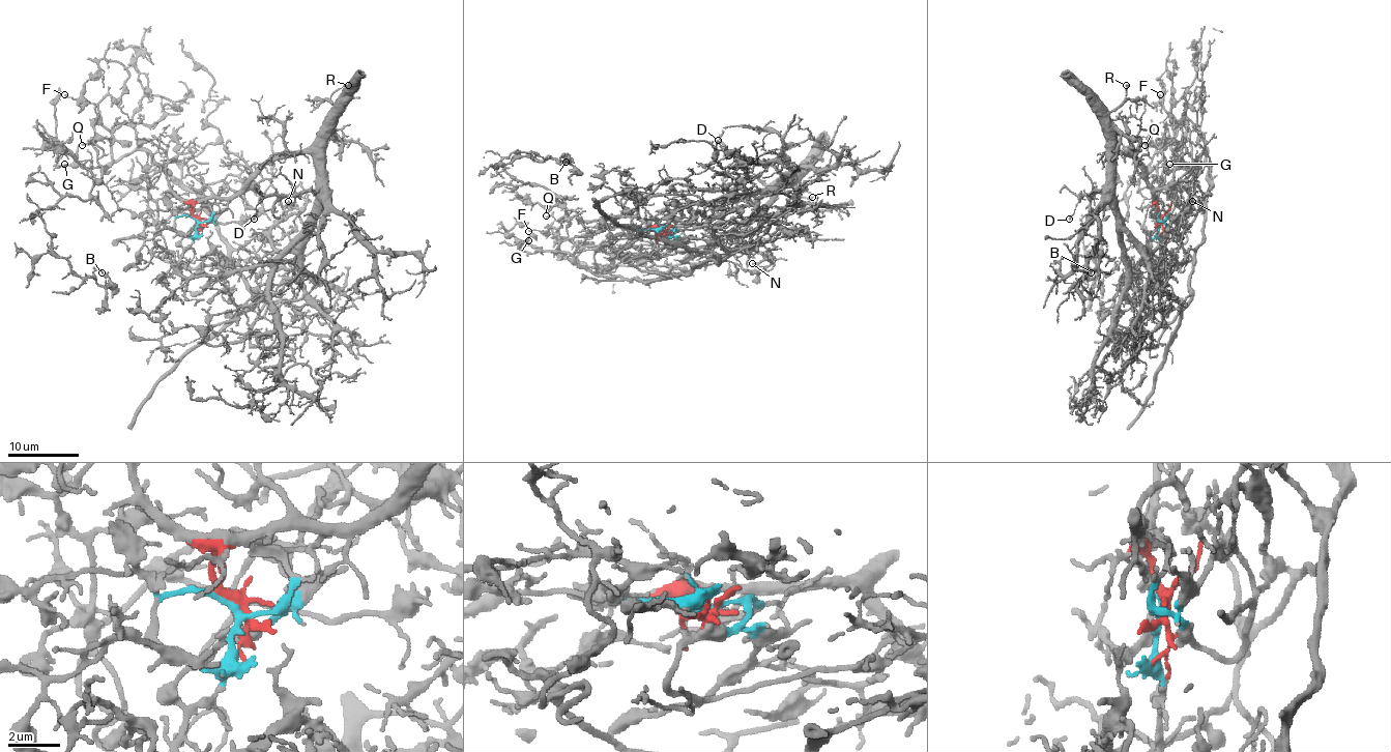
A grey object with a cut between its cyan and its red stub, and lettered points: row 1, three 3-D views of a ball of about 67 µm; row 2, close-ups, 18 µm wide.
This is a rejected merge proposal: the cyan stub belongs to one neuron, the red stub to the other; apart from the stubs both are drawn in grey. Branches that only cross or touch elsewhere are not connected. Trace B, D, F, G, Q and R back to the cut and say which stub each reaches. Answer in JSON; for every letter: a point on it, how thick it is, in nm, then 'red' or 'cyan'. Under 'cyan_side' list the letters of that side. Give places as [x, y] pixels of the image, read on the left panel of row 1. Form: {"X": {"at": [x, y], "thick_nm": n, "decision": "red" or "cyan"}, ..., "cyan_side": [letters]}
{"B": {"at": [102, 272], "thick_nm": 140, "decision": "cyan"}, "D": {"at": [254, 219], "thick_nm": 170, "decision": "red"}, "F": {"at": [64, 94], "thick_nm": 150, "decision": "cyan"}, "G": {"at": [64, 164], "thick_nm": 140, "decision": "cyan"}, "Q": {"at": [82, 145], "thick_nm": 90, "decision": "cyan"}, "R": {"at": [348, 85], "thick_nm": 280, "decision": "red"}, "cyan_side": ["B", "F", "G", "Q"]}

